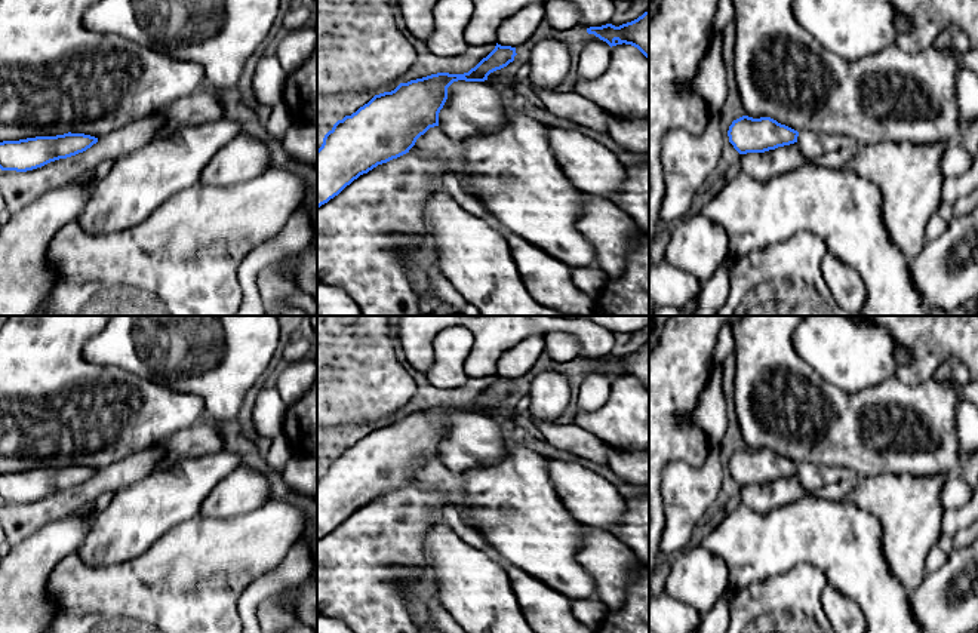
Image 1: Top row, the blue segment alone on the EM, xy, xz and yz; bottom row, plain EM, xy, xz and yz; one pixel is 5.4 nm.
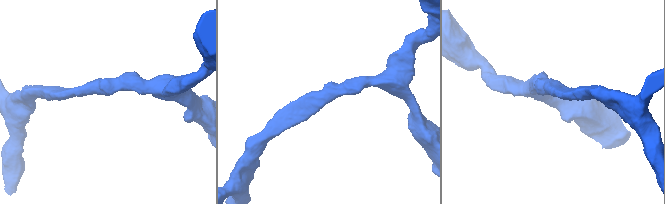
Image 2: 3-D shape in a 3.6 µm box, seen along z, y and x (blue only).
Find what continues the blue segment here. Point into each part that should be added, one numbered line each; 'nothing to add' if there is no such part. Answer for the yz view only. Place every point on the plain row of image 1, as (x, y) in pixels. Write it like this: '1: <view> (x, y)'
nothing to add

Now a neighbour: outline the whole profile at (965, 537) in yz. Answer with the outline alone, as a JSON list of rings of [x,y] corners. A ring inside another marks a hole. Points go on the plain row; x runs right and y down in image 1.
[[[978,519],[972,525],[957,531],[951,538],[951,546],[953,550],[960,550],[971,546],[977,540],[978,540]]]

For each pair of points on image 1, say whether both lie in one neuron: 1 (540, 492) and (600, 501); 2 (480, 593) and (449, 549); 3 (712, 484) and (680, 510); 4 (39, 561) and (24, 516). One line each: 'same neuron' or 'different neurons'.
1: different neurons
2: same neuron
3: same neuron
4: different neurons

